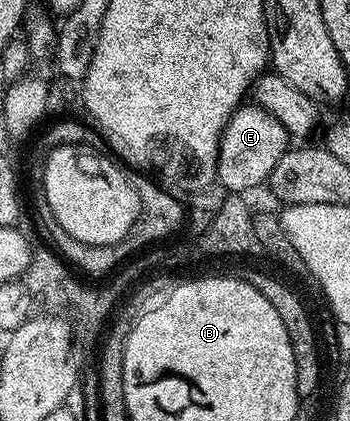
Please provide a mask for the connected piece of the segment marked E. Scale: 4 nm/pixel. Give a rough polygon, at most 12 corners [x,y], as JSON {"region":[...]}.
{"region":[[256,104],[220,140],[217,185],[242,196],[269,183],[292,135]]}

